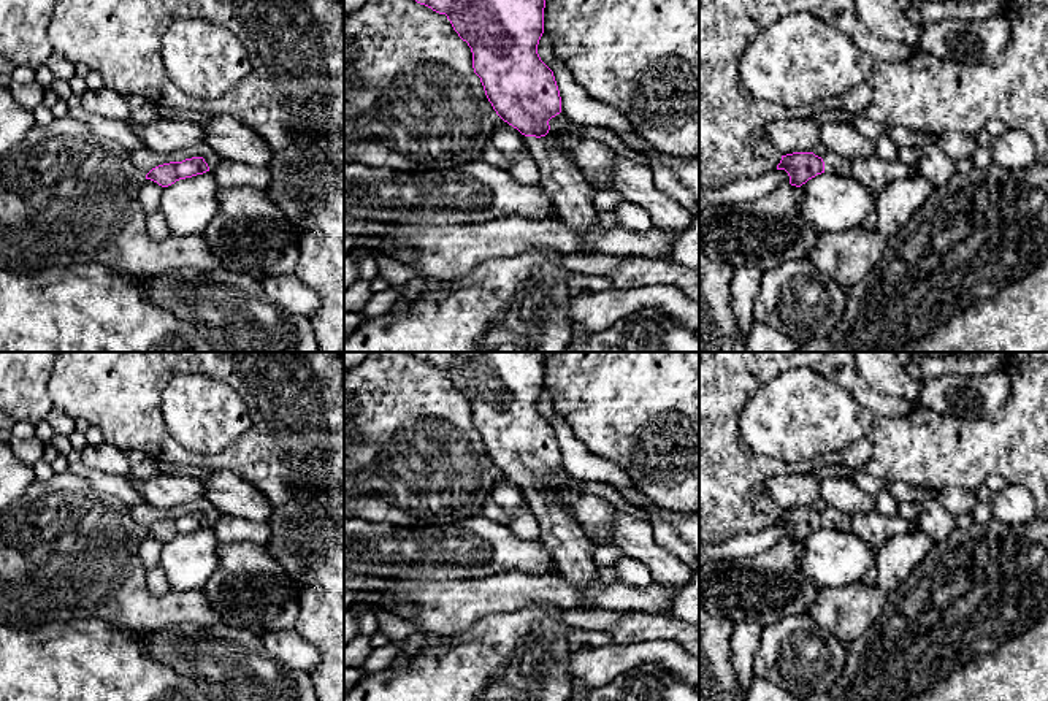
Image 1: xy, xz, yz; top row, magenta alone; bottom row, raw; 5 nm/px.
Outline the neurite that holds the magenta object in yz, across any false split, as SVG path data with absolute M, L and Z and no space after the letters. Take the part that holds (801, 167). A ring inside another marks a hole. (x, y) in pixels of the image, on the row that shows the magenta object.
M813 152L786 154L782 155L777 170L785 170L790 176L790 184L796 187L801 187L817 174L828 171L853 178L875 195L894 181L920 174L916 167L908 167L899 159L882 160L877 155L869 159L845 159L831 152L828 152L823 159Z

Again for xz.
M415 0L439 14L446 14L458 36L472 52L472 68L480 78L485 95L496 114L526 136L526 146L539 170L539 186L552 198L558 217L579 233L595 228L598 211L593 203L593 187L574 165L560 140L552 135L549 121L561 113L561 97L553 71L541 60L537 44L544 33L545 0Z

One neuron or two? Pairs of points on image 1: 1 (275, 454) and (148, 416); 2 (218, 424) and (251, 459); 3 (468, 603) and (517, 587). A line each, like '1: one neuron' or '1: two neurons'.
1: one neuron
2: two neurons
3: one neuron

